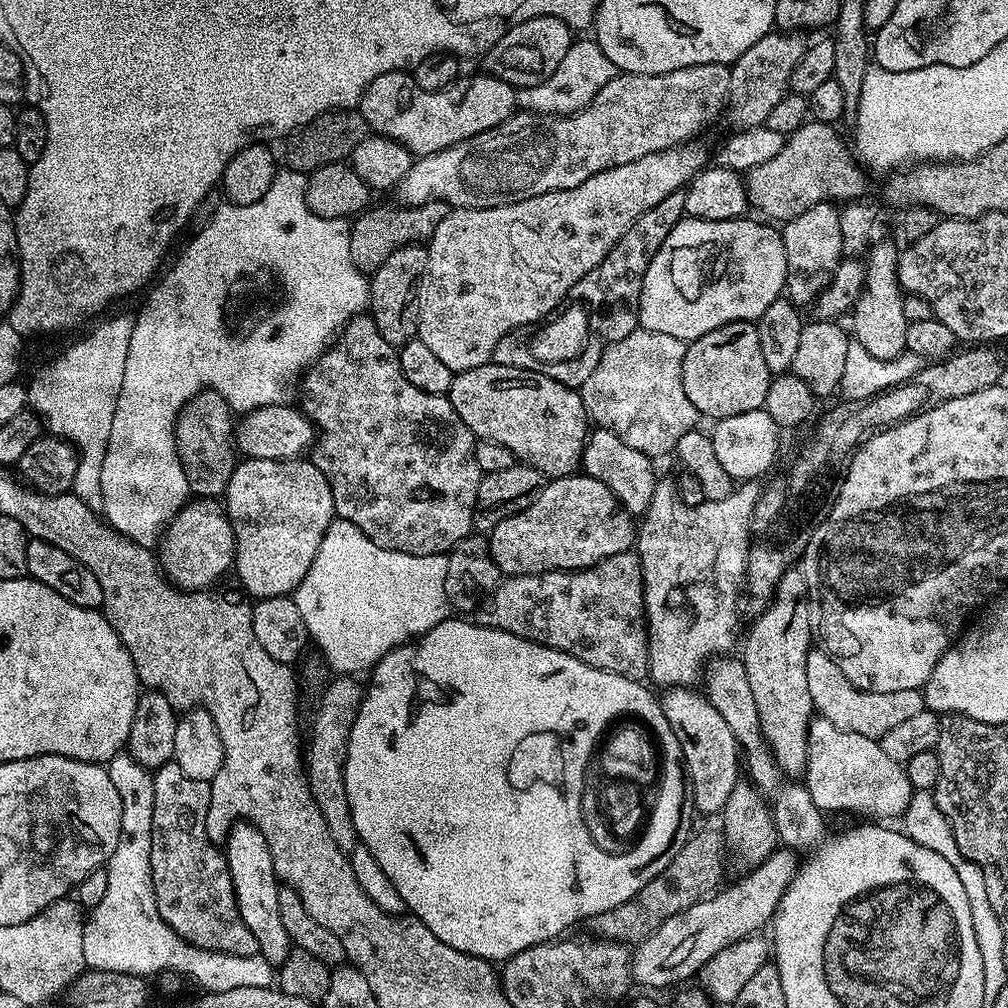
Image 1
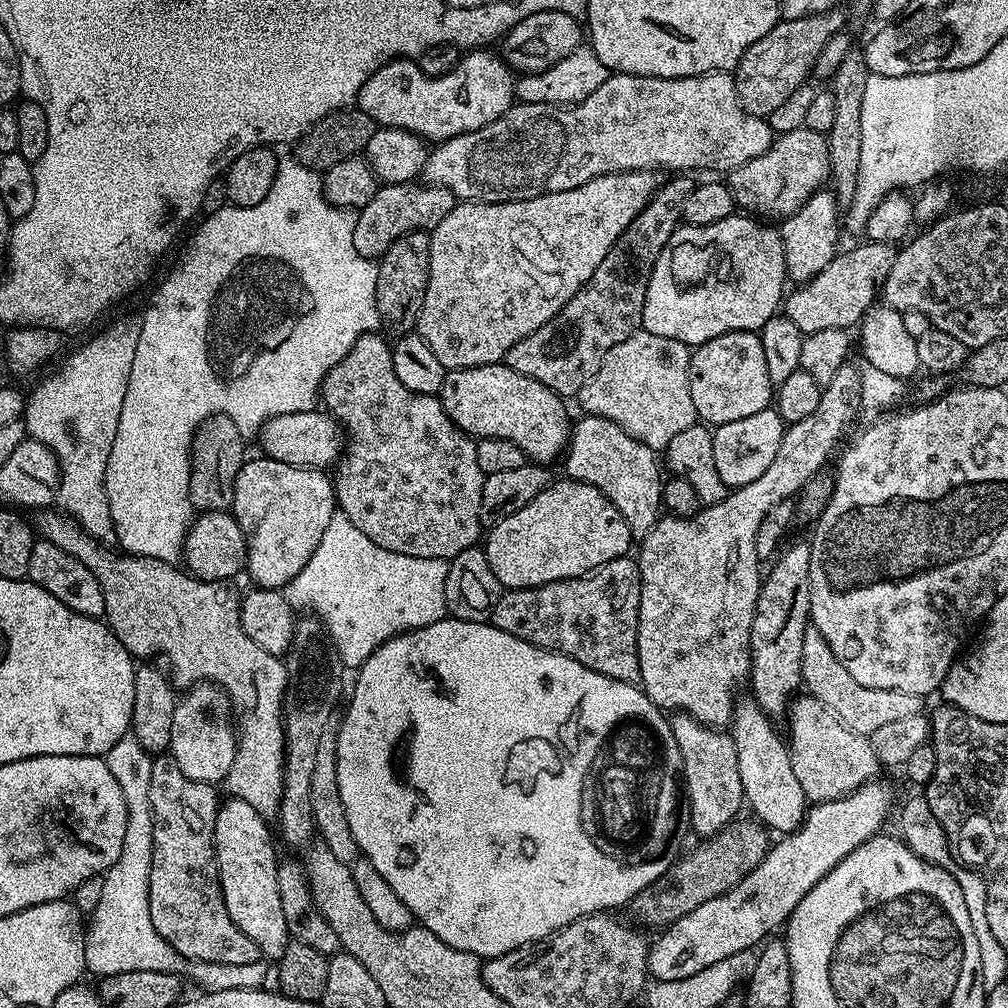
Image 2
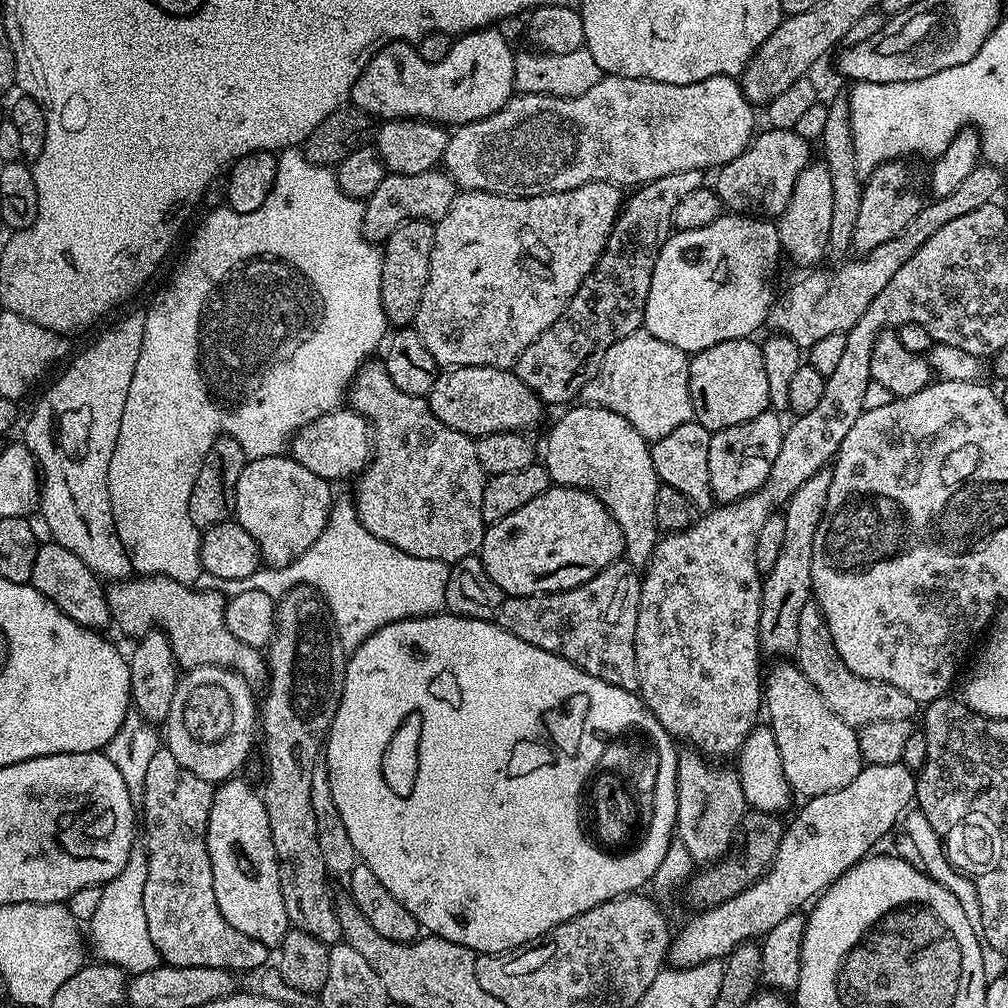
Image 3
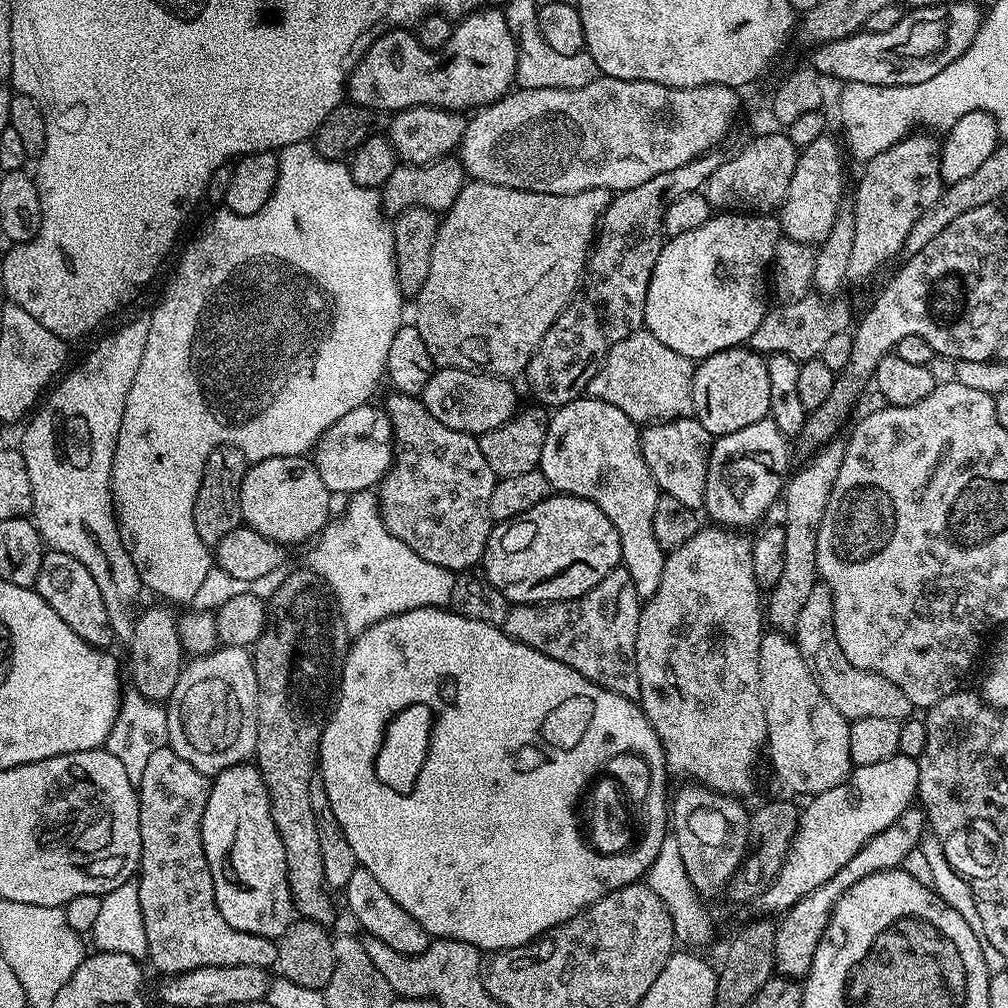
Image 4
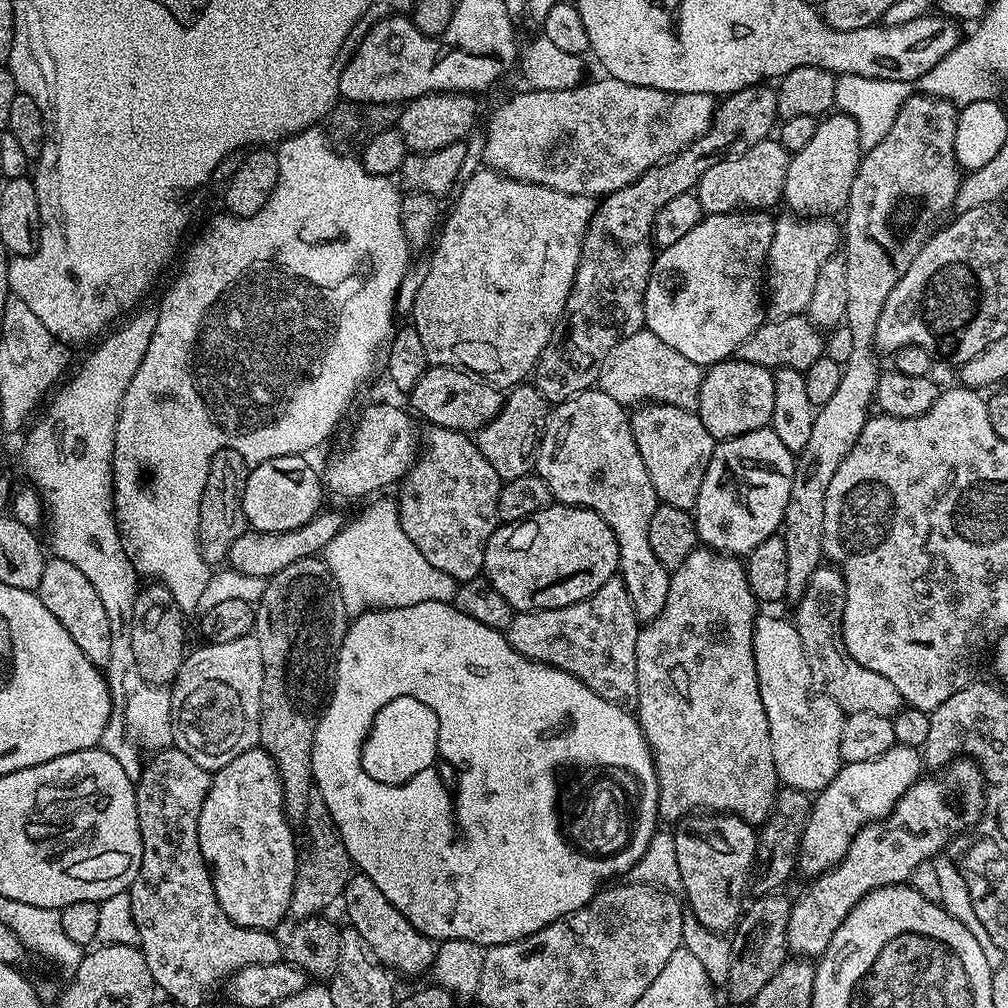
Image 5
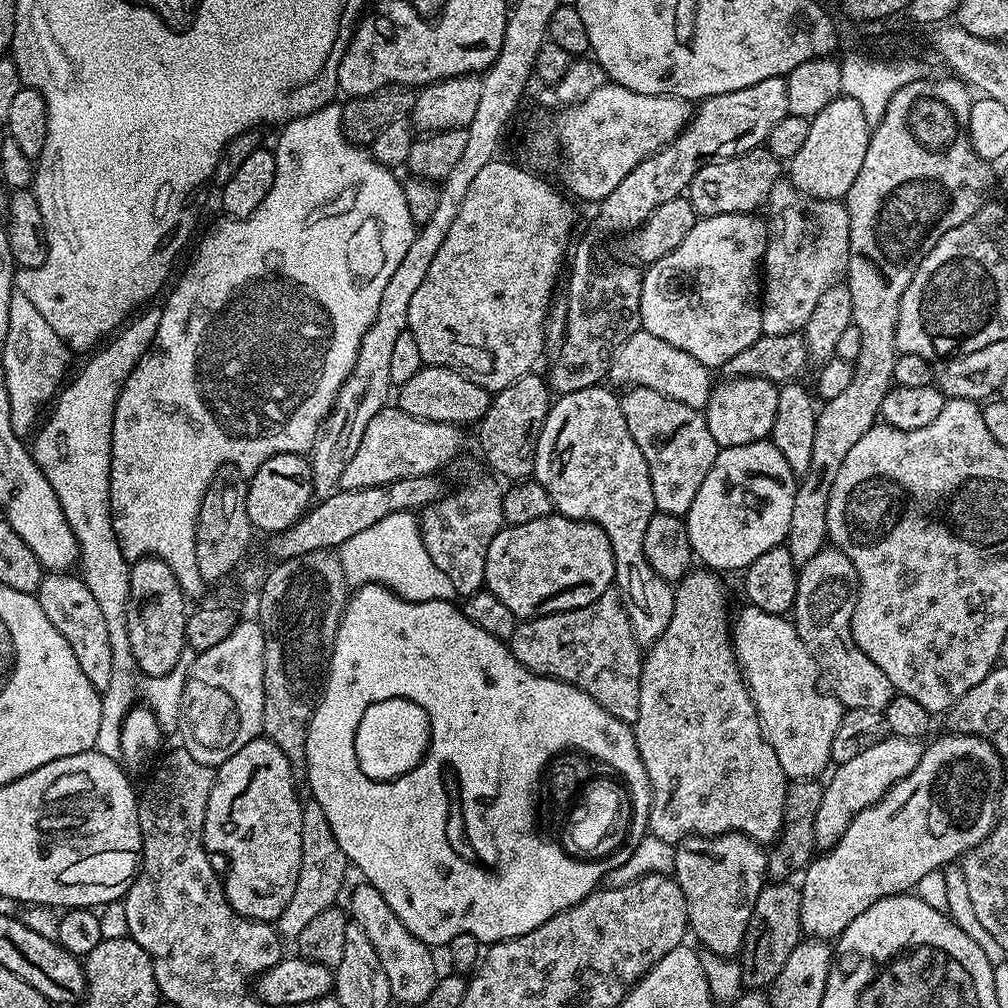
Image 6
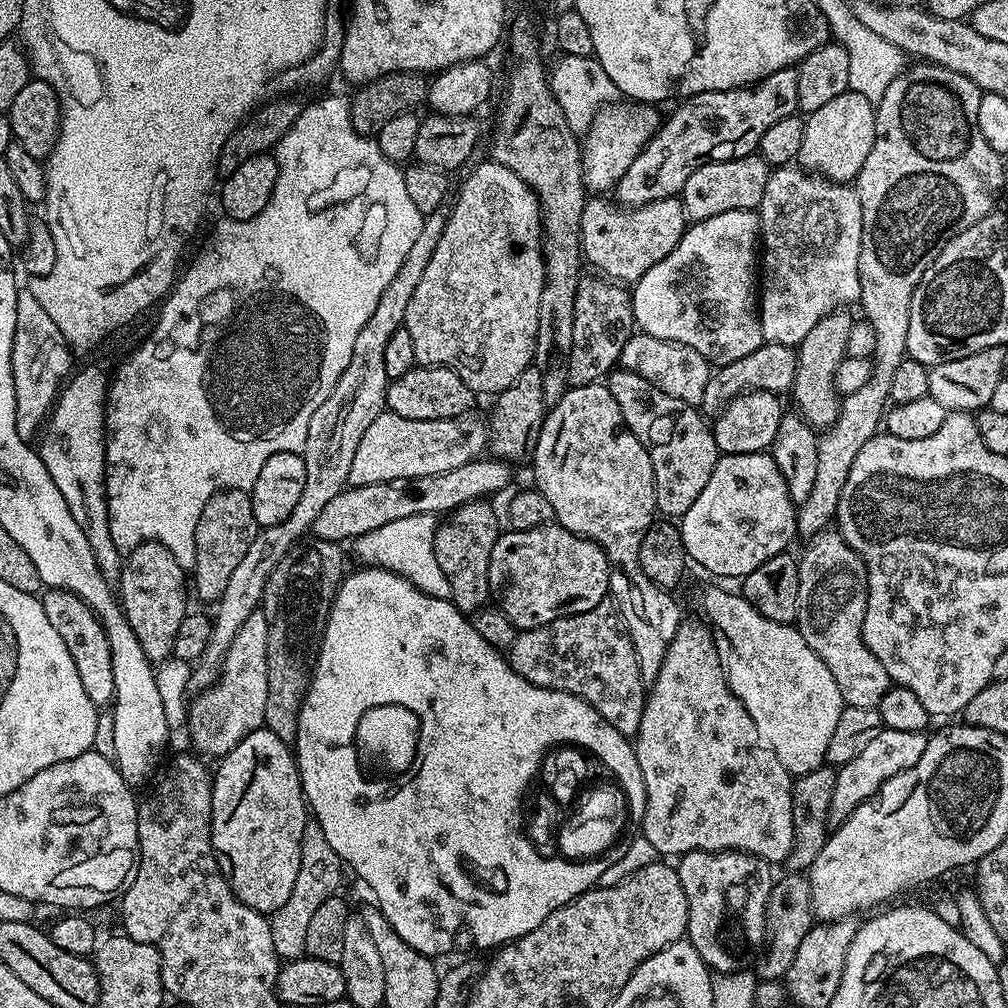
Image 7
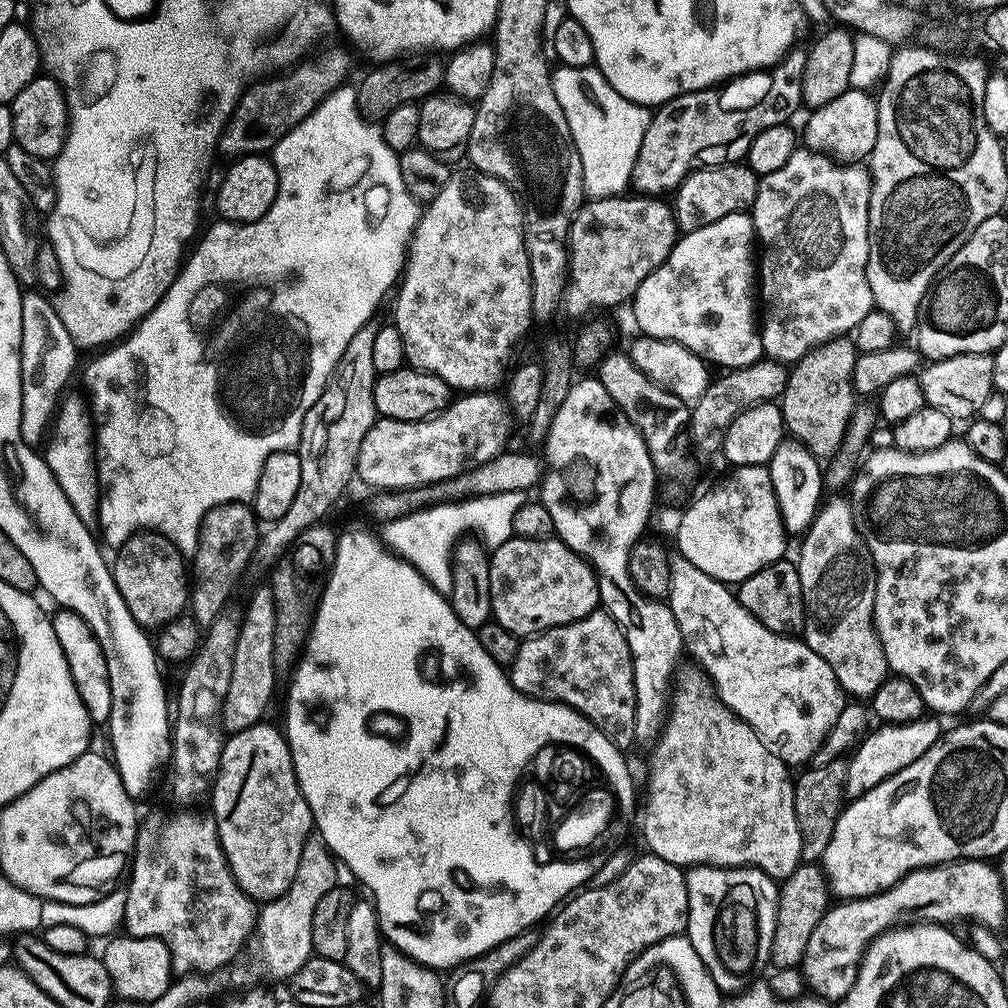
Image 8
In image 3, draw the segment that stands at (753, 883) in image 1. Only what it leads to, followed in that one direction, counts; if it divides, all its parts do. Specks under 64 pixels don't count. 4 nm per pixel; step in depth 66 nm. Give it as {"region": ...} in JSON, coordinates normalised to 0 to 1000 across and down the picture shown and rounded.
{"region":[[[862,758],[854,761],[851,772],[843,776],[843,780],[835,780],[835,784],[827,784],[823,788],[808,790],[797,795],[794,807],[785,814],[781,814],[778,830],[772,839],[772,847],[763,859],[758,870],[748,879],[744,879],[736,887],[724,891],[724,895],[716,895],[707,901],[691,904],[690,910],[676,925],[668,928],[663,942],[662,955],[668,960],[684,960],[692,958],[701,952],[720,950],[733,937],[743,936],[747,931],[756,931],[776,911],[786,905],[795,904],[803,895],[809,894],[839,863],[843,863],[850,855],[866,844],[865,841],[885,820],[894,816],[898,806],[909,793],[910,767],[897,758]]]}

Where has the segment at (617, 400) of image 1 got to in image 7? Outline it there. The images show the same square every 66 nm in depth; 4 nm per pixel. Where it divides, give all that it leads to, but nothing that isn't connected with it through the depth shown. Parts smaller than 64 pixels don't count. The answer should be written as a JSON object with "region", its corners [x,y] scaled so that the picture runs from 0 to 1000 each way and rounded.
{"region":[[[632,328],[617,343],[615,361],[627,369],[632,369],[649,383],[653,383],[653,387],[657,387],[669,395],[677,395],[677,399],[682,401],[693,403],[700,391],[704,358],[685,343],[677,343],[673,339],[649,335],[645,331]]]}

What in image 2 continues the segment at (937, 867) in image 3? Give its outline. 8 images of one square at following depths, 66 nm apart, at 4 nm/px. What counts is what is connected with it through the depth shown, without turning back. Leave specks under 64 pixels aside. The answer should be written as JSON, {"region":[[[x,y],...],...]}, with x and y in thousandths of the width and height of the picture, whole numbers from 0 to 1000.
{"region":[[[920,789],[905,790],[893,802],[893,825],[892,832],[907,847],[914,849],[919,855],[931,858],[943,865],[944,869],[954,881],[954,892],[958,894],[958,903],[962,906],[962,919],[966,919],[966,931],[970,931],[970,942],[974,946],[994,945],[993,937],[986,931],[986,923],[982,923],[982,915],[978,912],[978,879],[976,871],[971,865],[952,856],[945,840],[940,835],[940,828],[937,825],[937,820],[927,812],[927,804],[923,804]]]}

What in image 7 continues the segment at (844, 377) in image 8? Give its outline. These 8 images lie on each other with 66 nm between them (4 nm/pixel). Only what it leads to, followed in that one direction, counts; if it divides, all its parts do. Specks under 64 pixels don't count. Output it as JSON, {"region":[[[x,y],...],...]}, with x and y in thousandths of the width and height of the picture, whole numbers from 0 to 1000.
{"region":[[[830,308],[819,312],[790,345],[790,370],[784,386],[789,408],[801,421],[810,427],[820,427],[833,410],[834,392],[829,387],[827,371],[841,352],[839,338],[843,336],[843,323],[847,313],[841,308]]]}

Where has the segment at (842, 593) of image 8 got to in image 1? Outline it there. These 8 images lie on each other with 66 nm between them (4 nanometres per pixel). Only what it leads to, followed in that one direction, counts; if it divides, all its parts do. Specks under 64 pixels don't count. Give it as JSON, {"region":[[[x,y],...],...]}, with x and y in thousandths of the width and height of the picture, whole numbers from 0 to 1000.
{"region":[[[807,645],[800,653],[800,678],[804,684],[806,701],[816,713],[827,716],[827,720],[831,720],[836,726],[855,728],[864,734],[877,730],[879,724],[899,716],[899,712],[918,705],[918,688],[914,684],[887,685],[883,688],[871,688],[849,683],[815,645]]]}

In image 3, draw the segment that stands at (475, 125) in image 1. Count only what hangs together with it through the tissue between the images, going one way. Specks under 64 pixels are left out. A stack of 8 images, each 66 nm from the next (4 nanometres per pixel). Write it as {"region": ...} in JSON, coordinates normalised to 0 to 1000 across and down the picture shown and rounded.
{"region":[[[485,26],[483,28],[474,28],[471,32],[459,33],[455,38],[449,39],[446,54],[442,54],[442,58],[438,58],[438,62],[423,62],[418,58],[416,51],[408,43],[390,42],[382,44],[376,50],[370,51],[367,62],[359,69],[359,73],[351,81],[349,86],[348,102],[352,106],[360,109],[363,114],[372,117],[374,120],[392,119],[394,117],[412,117],[415,119],[428,119],[430,123],[438,125],[455,125],[457,123],[465,123],[466,121],[474,121],[478,117],[482,117],[486,113],[490,113],[494,109],[498,109],[498,105],[502,105],[502,101],[508,98],[510,94],[510,65],[512,64],[512,52],[510,48],[504,45],[504,40],[495,32],[495,27]]]}

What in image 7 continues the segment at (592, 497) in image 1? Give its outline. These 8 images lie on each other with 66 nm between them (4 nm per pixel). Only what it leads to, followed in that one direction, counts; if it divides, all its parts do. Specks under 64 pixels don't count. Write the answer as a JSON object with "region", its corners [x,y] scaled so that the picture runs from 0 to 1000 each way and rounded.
{"region":[[[549,518],[517,528],[504,526],[492,533],[490,546],[486,550],[486,591],[491,602],[496,603],[506,617],[510,617],[512,624],[533,623],[550,617],[555,611],[577,609],[600,598],[604,590],[604,566],[601,550],[588,536],[569,530],[557,520]]]}

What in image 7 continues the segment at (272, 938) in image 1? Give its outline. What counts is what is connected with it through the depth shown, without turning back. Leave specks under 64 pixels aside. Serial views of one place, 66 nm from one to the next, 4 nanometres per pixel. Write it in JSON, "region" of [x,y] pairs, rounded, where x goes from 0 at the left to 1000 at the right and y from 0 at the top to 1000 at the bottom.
{"region":[[[260,721],[244,728],[232,744],[228,744],[217,755],[218,758],[212,762],[210,771],[210,840],[224,854],[228,862],[228,876],[230,882],[234,884],[234,889],[252,903],[263,907],[274,905],[280,899],[284,899],[284,891],[288,891],[288,883],[292,883],[292,871],[296,871],[296,859],[298,858],[298,844],[300,843],[300,823],[308,816],[308,803],[302,792],[302,775],[298,762],[294,759],[294,752],[287,735],[276,732],[268,723]]]}

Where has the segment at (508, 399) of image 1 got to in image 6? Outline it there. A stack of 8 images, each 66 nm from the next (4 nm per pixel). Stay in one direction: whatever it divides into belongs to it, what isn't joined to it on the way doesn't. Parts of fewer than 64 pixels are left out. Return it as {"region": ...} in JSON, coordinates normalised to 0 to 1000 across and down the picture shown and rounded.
{"region":[[[419,363],[415,371],[411,371],[411,375],[396,382],[391,401],[416,417],[461,423],[460,421],[471,422],[477,417],[484,406],[485,396],[486,390],[483,385],[474,383],[474,379],[470,379],[453,366]]]}

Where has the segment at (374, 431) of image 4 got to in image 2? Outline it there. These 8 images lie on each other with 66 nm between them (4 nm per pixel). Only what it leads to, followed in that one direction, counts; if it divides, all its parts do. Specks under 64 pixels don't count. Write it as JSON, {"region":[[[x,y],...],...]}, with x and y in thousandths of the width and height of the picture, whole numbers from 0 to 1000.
{"region":[[[321,407],[276,411],[267,417],[256,430],[256,438],[262,443],[261,451],[267,456],[284,458],[297,464],[324,465],[336,457],[343,444],[343,430],[336,417]]]}

